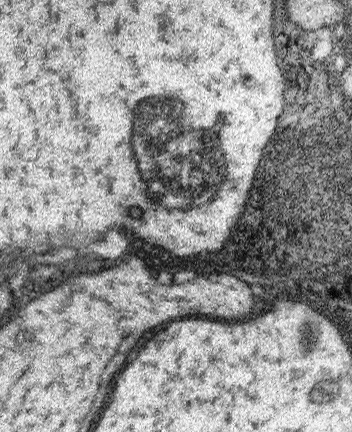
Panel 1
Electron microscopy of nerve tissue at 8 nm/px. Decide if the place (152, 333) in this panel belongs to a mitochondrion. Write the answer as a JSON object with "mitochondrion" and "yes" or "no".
{"mitochondrion":"no"}

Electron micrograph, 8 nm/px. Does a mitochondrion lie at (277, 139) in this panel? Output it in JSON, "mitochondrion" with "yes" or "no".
{"mitochondrion":"no"}

